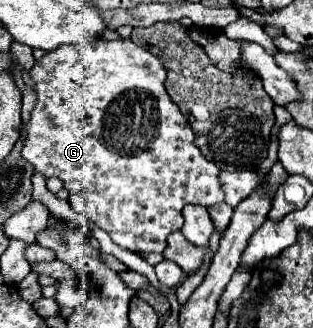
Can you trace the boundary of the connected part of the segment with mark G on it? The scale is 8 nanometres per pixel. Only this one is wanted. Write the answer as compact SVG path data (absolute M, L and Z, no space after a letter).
M94 41L88 47L80 47L80 45L64 45L58 51L50 51L46 53L40 61L36 61L36 65L30 71L32 79L36 81L36 93L38 93L38 101L36 107L32 111L32 119L30 123L24 125L28 137L22 149L22 157L26 161L30 161L34 165L34 169L46 177L58 177L64 181L64 189L70 193L70 205L86 215L90 221L94 221L100 229L104 229L112 241L124 249L130 251L156 251L162 253L166 247L166 235L172 231L180 229L180 217L182 217L182 207L184 205L204 205L210 207L214 203L222 203L224 195L222 189L218 187L218 167L214 167L214 163L210 163L208 159L204 159L204 155L200 153L200 149L194 145L194 133L186 121L186 117L180 113L180 109L172 103L170 95L164 89L164 79L166 79L166 69L162 67L160 59L154 57L150 51L134 45L132 41Z

